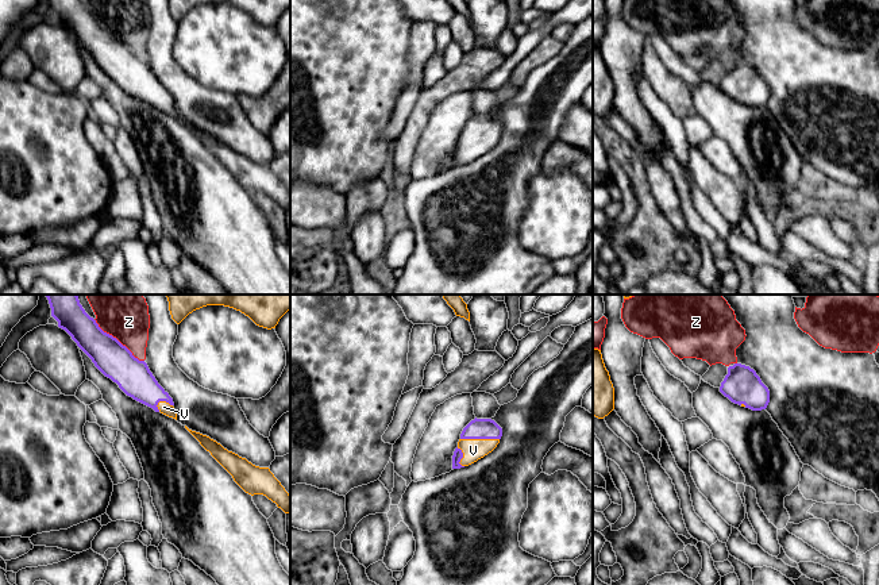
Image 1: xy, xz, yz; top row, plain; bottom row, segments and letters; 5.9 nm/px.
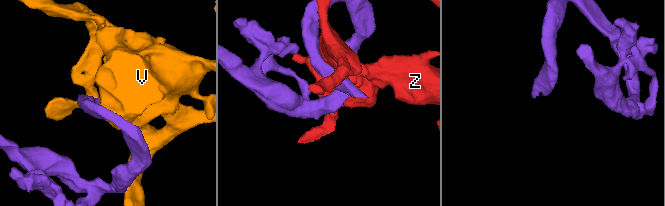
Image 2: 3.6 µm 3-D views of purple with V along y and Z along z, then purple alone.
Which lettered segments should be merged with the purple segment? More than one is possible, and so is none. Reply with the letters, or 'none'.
V

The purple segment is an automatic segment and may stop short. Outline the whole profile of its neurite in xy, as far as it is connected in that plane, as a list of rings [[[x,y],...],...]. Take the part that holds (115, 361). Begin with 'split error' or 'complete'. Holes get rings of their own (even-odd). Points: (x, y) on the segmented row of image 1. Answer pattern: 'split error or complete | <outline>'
split error | [[[45,295],[51,316],[95,366],[134,400],[177,420],[173,399],[158,384],[144,361],[139,361],[116,338],[104,332],[80,304],[77,295]]]

